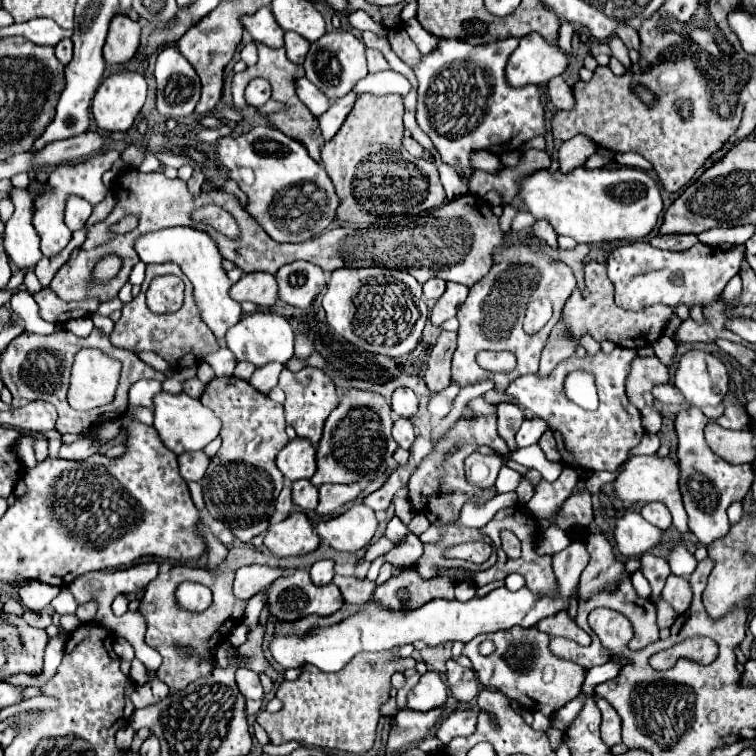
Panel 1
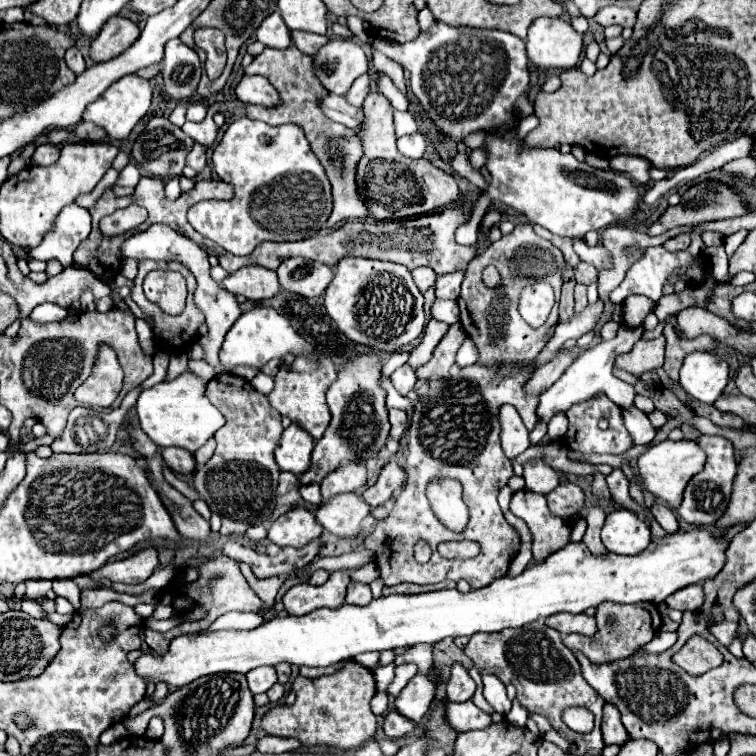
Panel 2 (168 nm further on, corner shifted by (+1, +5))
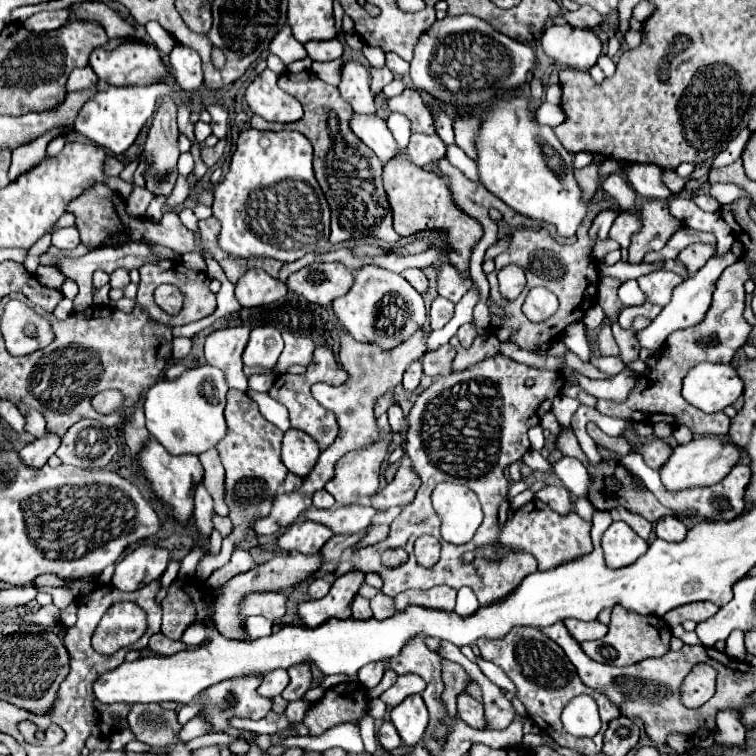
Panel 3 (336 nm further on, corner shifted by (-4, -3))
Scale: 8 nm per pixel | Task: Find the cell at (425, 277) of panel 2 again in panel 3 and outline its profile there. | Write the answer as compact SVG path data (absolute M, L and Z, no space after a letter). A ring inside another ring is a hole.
M413 268L413 270L403 270L401 276L403 276L417 292L421 292L421 294L427 292L429 282L427 282L427 278L425 278L425 274L423 274L421 270L417 270L417 268Z

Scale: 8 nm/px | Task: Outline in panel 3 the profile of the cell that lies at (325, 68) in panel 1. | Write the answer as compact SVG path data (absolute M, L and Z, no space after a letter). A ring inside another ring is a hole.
M347 62L341 68L341 96L357 114L375 114L375 96L369 88L369 70L359 62Z

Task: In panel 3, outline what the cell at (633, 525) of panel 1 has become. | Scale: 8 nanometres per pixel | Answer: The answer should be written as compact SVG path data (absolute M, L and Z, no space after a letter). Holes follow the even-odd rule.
M613 522L601 538L601 548L609 568L623 568L643 556L649 544L639 538L625 522Z

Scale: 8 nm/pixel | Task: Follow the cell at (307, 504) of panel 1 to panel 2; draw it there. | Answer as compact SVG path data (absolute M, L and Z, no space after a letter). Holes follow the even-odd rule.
M302 484L300 486L300 496L304 498L304 502L308 504L320 504L322 502L322 496L320 496L320 484Z

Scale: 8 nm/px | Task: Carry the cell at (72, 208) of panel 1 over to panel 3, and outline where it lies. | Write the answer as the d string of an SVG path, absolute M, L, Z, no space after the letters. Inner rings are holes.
M69 226L63 230L53 232L53 246L59 250L73 250L81 240L77 238L77 228Z

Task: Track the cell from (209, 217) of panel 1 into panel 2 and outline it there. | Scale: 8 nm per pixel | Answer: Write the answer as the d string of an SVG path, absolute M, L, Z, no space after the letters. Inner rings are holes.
M238 118L222 134L212 154L214 172L220 180L234 184L234 198L226 201L201 201L188 210L188 222L206 238L214 240L224 250L246 256L262 240L272 242L294 242L304 240L326 228L326 220L332 212L332 186L320 164L310 152L310 144L300 126L282 124L270 126L250 118Z

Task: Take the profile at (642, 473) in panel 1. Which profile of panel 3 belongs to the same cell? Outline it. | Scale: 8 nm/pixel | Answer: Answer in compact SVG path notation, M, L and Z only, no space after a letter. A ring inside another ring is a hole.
M717 436L693 438L689 444L677 446L673 450L673 456L669 458L669 462L659 472L661 472L661 480L663 480L665 488L669 488L671 492L677 492L683 488L709 486L709 484L719 482L721 478L725 478L731 472L731 468L739 462L739 458L741 458L739 446L735 446L733 442L729 442L725 438L717 438Z

